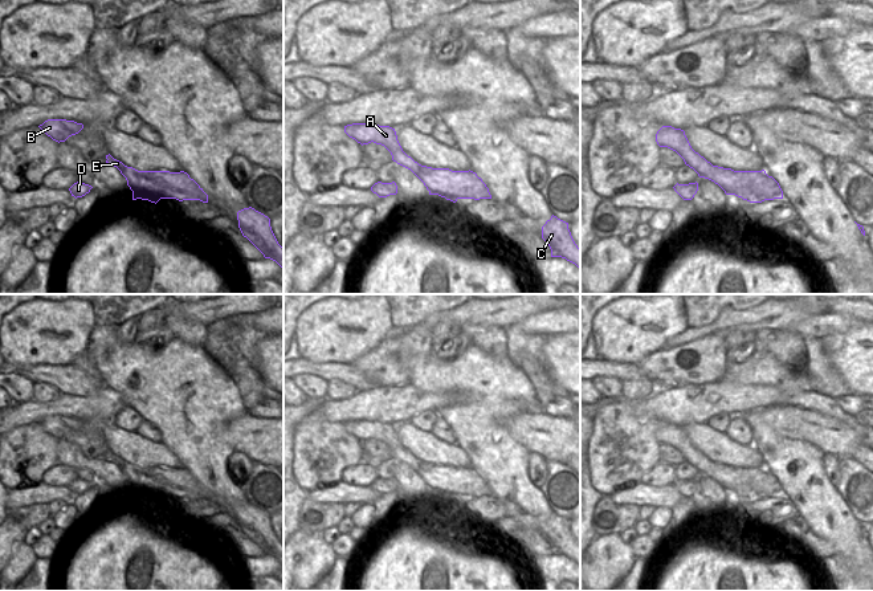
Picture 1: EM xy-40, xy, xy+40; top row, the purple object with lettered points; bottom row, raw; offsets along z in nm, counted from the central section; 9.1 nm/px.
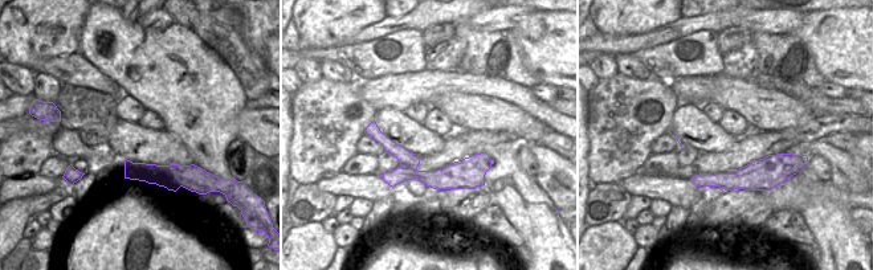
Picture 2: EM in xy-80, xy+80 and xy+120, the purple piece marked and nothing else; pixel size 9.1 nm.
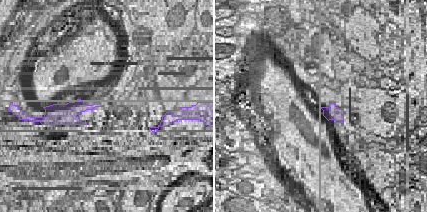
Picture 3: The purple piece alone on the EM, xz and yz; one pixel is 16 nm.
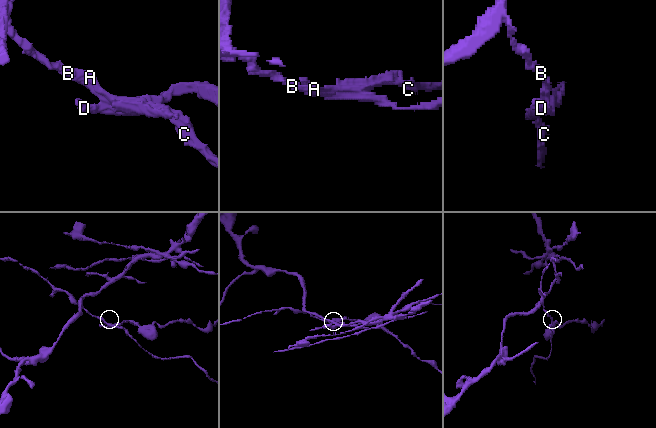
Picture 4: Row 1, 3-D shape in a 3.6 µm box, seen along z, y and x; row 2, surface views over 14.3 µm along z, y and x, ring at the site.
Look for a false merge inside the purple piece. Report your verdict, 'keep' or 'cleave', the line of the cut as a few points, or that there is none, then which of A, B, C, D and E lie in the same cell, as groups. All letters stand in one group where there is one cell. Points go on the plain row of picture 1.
cleave; cut xy-40 (176, 488), (159, 493), (151, 485), (147, 496); groups A B C E / D

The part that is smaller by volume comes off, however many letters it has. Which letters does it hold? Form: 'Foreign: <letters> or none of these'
Foreign: D

